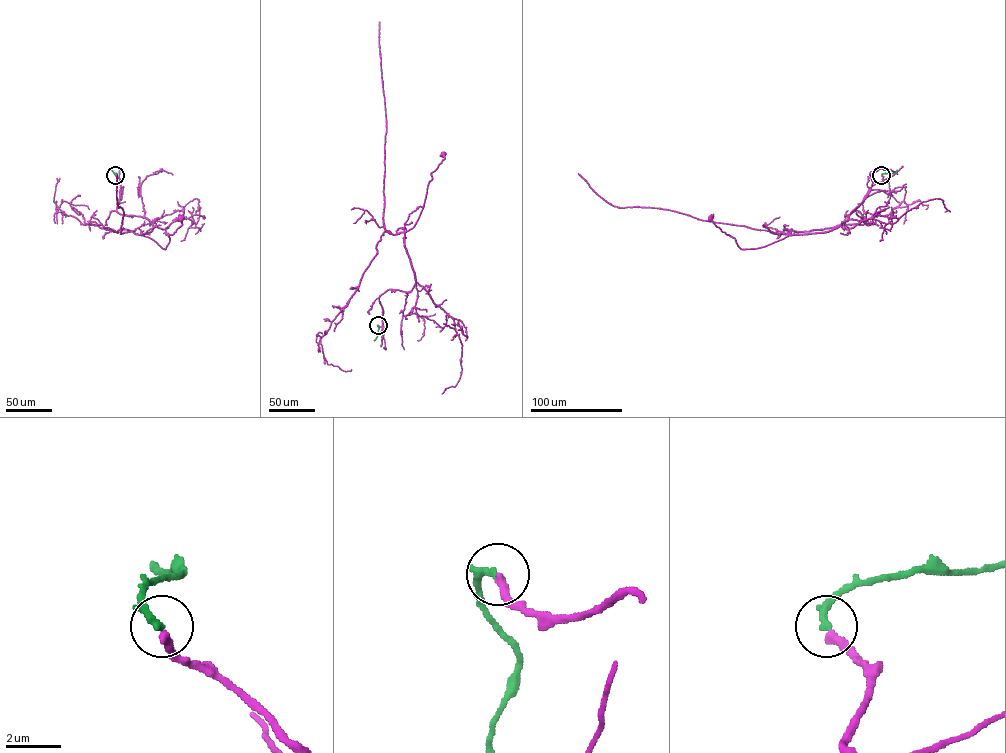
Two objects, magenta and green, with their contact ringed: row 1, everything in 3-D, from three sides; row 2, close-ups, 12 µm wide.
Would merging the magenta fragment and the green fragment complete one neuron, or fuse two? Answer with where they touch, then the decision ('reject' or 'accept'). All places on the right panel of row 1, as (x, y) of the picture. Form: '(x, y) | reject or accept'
(881, 175) | accept

